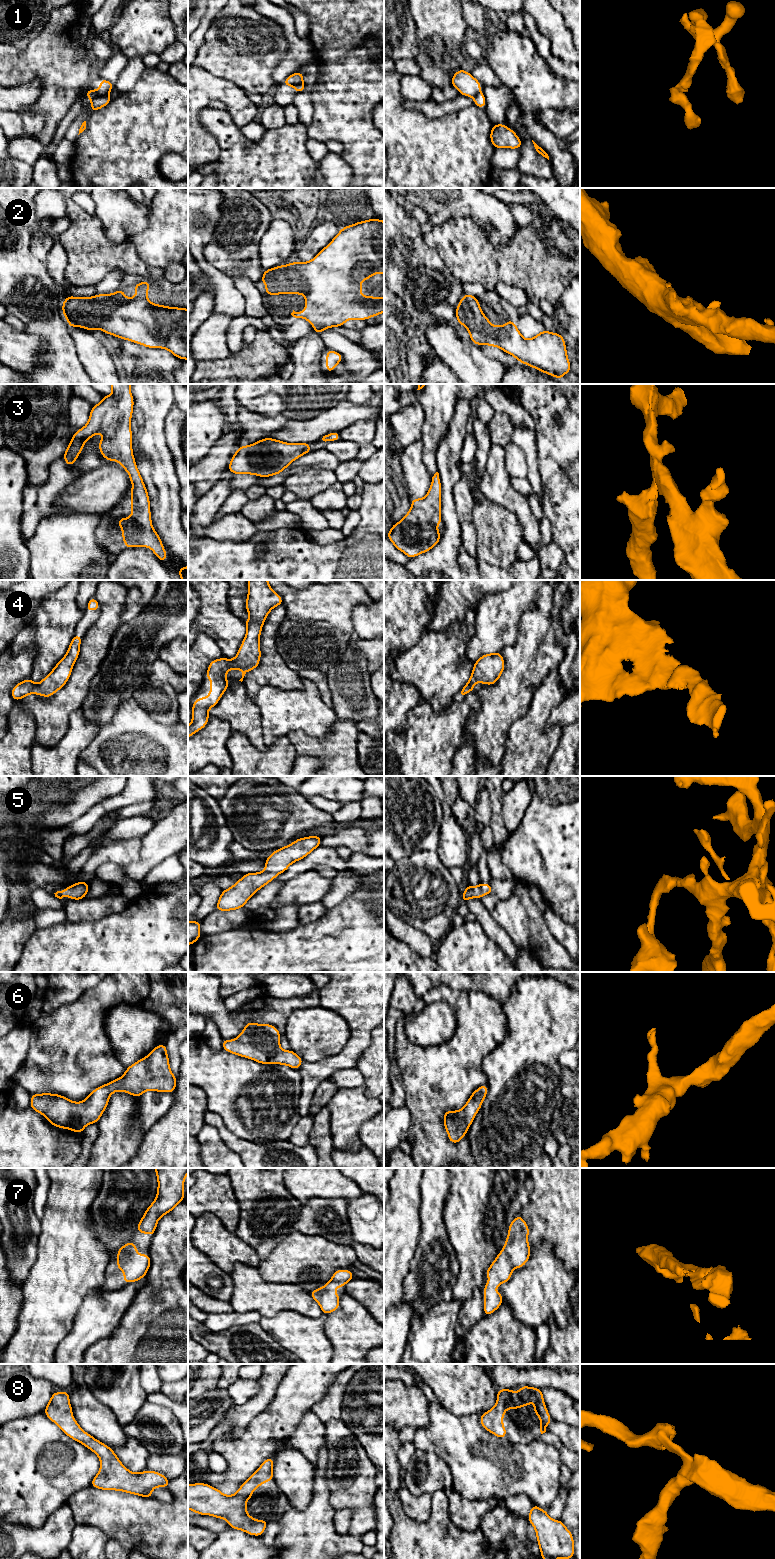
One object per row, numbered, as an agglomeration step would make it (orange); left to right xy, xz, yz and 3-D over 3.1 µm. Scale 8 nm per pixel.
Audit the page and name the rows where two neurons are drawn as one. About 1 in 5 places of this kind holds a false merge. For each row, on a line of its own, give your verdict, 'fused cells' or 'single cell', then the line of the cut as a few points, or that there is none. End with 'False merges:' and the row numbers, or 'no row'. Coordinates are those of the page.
1: fused cells; cut xy (108, 94), (96, 96), (91, 100)
2: single cell; cut none
3: single cell; cut none
4: single cell; cut none
5: single cell; cut none
6: single cell; cut none
7: single cell; cut none
8: single cell; cut none
False merges: 1

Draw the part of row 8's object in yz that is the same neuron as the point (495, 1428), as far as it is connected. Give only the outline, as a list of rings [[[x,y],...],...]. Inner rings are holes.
[[[520,1386],[519,1392],[508,1389],[497,1391],[495,1406],[480,1415],[480,1423],[484,1429],[493,1435],[504,1439],[507,1438],[506,1429],[502,1422],[506,1409],[520,1409],[523,1405],[530,1406],[530,1398],[534,1398],[534,1414],[540,1417],[540,1432],[546,1432],[546,1426],[552,1422],[549,1412],[544,1403],[542,1390],[539,1388]]]

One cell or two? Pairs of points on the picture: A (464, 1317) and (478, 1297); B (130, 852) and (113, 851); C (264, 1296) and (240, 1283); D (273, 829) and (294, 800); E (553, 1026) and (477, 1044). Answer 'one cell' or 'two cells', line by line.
A: one cell
B: one cell
C: one cell
D: one cell
E: two cells

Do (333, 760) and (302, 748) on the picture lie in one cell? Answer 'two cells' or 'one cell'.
one cell

